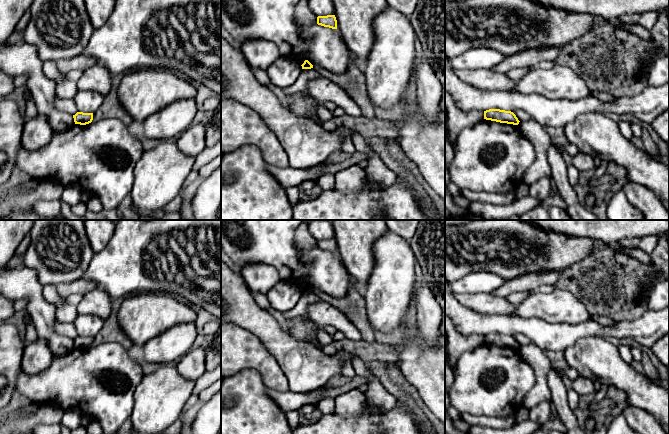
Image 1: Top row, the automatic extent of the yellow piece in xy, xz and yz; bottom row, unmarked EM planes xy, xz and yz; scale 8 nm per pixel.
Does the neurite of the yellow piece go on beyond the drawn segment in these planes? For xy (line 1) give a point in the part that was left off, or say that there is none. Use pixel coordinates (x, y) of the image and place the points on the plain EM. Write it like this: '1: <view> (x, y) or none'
1: none

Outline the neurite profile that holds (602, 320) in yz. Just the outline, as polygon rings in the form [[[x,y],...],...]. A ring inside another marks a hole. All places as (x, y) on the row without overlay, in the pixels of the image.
[[[591,315],[590,317],[592,320],[595,320],[602,325],[605,325],[605,326],[613,326],[614,325],[614,321],[611,320],[610,318],[600,316],[600,315]]]

